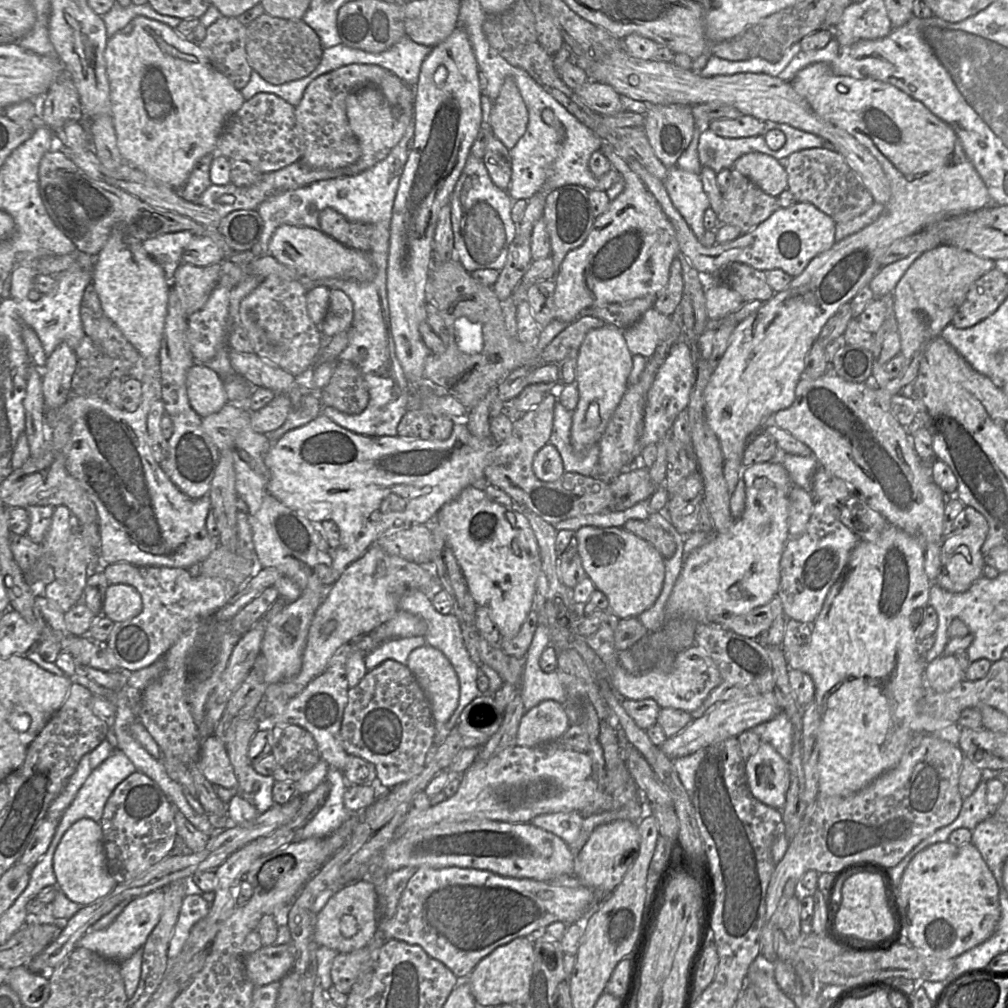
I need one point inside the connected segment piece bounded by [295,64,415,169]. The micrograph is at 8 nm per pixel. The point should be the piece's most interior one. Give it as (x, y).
(321, 114)

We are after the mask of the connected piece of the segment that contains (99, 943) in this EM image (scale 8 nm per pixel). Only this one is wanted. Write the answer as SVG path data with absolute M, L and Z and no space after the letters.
M163 889L154 890L144 896L136 897L123 909L116 919L105 929L89 929L79 940L77 947L98 953L102 957L121 963L138 949L141 949L148 936L158 924L164 907Z

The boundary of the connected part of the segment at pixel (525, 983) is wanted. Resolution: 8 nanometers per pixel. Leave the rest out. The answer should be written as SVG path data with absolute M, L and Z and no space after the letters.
M518 937L494 949L484 957L466 978L472 994L481 1007L505 1003L524 1003L530 992L530 981L534 967L533 937Z

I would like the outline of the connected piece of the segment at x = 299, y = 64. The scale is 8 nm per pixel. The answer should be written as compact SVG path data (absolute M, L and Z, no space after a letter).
M264 13L246 27L246 53L250 65L271 84L279 85L304 78L312 73L321 61L324 48L319 36L303 19L283 19Z

